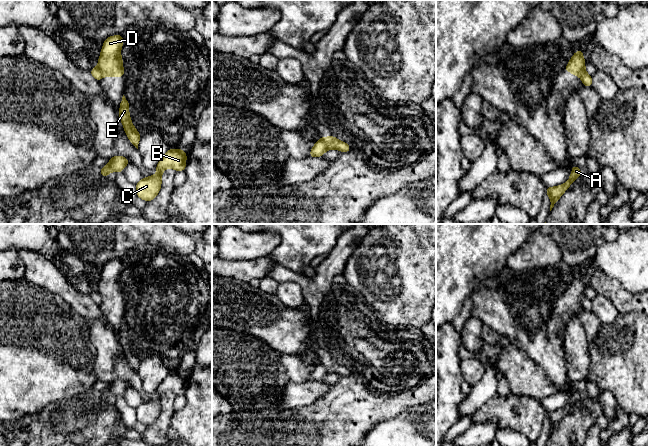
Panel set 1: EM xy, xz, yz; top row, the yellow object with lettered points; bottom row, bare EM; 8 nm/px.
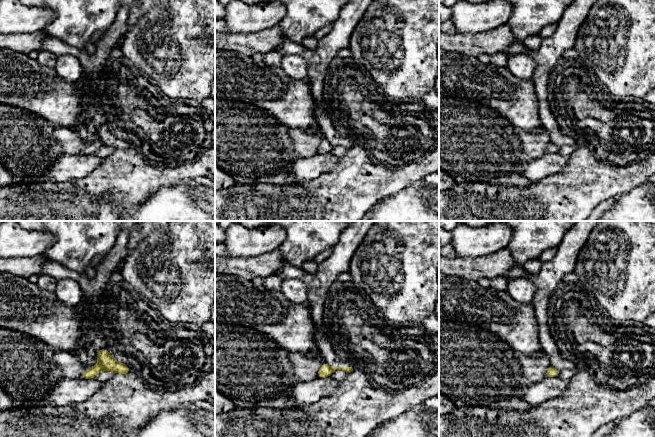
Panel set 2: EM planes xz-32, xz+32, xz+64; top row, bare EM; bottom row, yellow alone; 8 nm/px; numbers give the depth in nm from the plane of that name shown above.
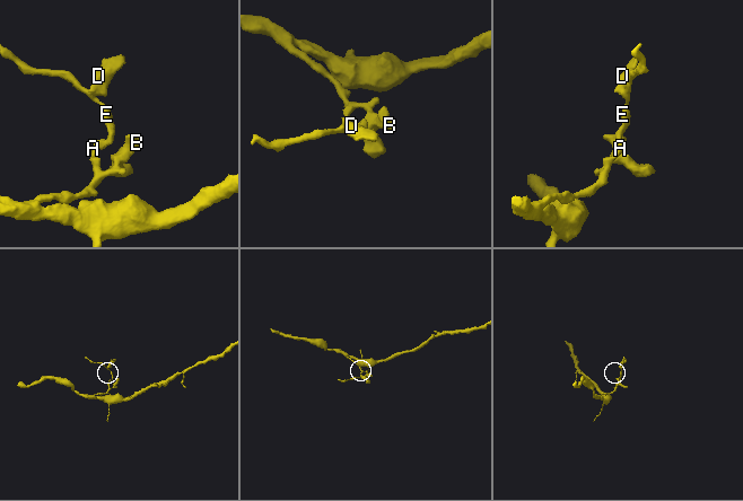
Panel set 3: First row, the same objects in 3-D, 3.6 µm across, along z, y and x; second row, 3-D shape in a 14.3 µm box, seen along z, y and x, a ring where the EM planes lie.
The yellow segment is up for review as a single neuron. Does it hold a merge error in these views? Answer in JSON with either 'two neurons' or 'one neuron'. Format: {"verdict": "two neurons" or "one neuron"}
{"verdict": "two neurons"}

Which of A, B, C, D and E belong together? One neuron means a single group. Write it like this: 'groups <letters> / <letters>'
groups A B C E / D

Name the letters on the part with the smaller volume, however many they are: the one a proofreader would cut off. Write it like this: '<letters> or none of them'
D

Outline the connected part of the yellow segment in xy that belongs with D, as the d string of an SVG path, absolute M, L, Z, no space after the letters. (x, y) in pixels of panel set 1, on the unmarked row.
M122 259L110 260L104 264L104 268L98 284L98 293L104 301L124 301L121 272Z

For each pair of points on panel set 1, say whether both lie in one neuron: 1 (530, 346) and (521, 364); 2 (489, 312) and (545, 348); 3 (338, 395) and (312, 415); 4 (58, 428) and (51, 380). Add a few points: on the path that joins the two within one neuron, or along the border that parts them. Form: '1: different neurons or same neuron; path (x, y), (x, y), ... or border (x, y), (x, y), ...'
1: different neurons; border (510, 341), (513, 341), (543, 370)
2: same neuron; path (503, 322), (526, 340), (531, 341)
3: same neuron; path (332, 401), (318, 415)
4: different neurons; border (77, 395), (50, 402), (34, 414)

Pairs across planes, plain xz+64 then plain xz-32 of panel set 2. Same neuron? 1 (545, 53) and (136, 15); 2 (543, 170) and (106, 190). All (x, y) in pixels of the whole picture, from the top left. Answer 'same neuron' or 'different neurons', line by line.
1: different neurons
2: different neurons

